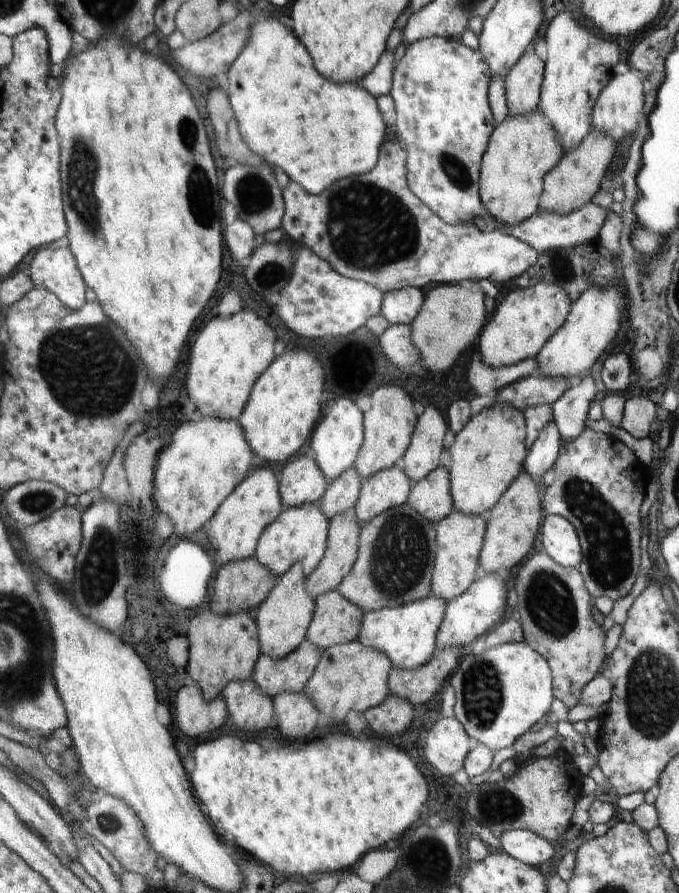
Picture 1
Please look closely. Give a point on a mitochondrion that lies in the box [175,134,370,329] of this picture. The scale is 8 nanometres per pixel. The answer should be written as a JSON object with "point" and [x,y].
{"point":[255,196]}

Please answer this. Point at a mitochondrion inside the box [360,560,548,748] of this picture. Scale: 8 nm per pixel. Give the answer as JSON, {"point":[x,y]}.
{"point":[481,690]}

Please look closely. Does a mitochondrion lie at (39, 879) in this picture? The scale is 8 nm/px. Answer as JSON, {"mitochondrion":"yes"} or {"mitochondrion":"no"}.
{"mitochondrion":"no"}

